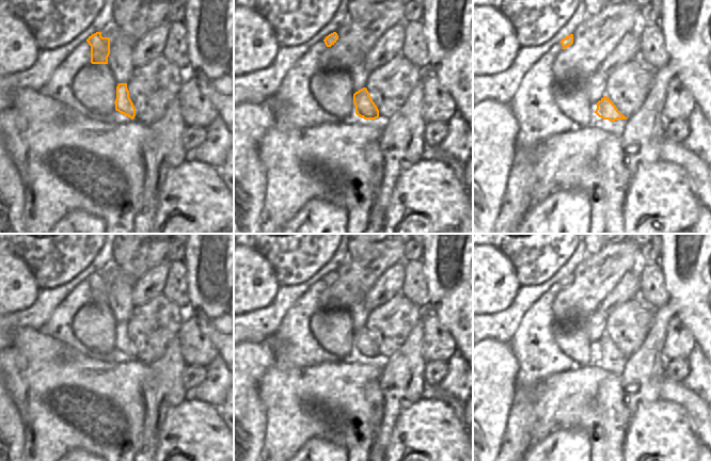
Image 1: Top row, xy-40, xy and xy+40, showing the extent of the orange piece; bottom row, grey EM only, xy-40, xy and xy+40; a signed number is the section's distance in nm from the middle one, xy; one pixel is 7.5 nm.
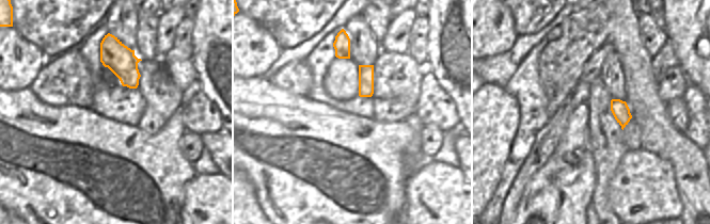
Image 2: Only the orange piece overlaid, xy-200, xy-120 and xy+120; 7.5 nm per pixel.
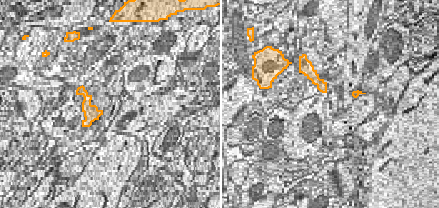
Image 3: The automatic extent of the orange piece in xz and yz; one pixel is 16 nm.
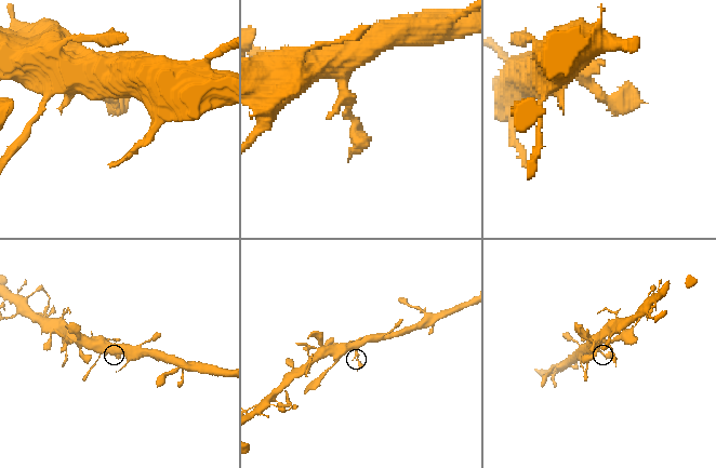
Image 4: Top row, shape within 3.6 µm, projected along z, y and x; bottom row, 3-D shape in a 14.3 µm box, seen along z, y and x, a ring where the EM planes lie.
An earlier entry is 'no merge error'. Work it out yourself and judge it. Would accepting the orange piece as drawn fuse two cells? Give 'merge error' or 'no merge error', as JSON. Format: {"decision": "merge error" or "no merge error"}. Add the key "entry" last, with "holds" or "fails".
{"decision": "no merge error", "entry": "holds"}

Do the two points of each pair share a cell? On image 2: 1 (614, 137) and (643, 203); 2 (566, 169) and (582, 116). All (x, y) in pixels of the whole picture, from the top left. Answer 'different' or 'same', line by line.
1: different
2: same

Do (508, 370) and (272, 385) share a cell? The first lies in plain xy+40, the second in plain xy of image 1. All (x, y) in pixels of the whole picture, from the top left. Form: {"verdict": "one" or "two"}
{"verdict": "two"}

